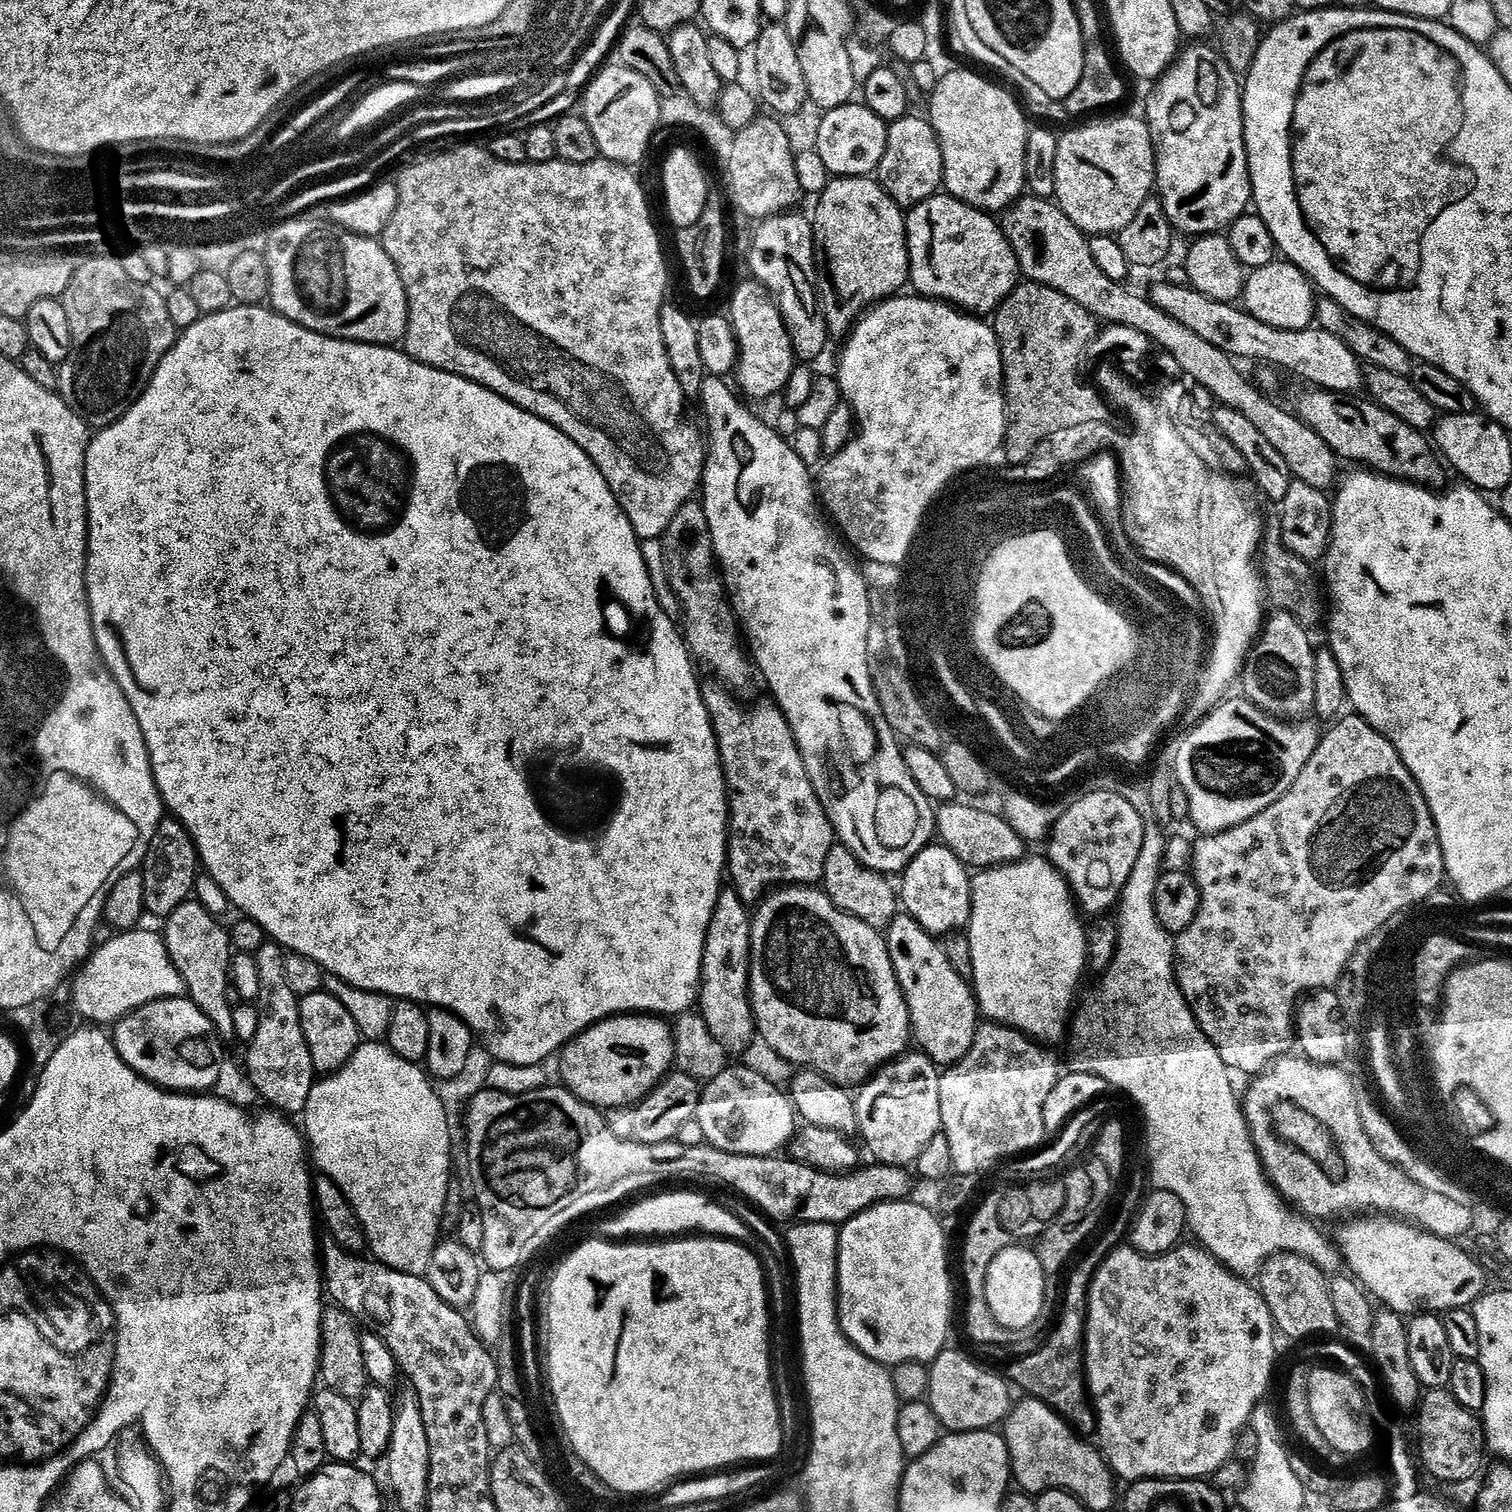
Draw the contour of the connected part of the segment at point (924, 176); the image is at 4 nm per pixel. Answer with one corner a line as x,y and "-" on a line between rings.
909,114
901,118
901,120
891,121
891,147
896,152
896,161
892,164
892,186
890,184
890,193
896,201
904,206
915,206
924,200
929,200
931,196
937,195
941,191
940,183
946,180
946,166
944,170
944,152
940,149
940,140
937,129
933,127
927,119
924,120
915,114

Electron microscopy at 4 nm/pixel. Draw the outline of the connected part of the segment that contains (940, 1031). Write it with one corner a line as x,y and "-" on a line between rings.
896,922
887,931
896,976
912,1011
913,1037
927,1056
939,1064
965,1060
980,1029
979,999
973,985
958,972
943,944
915,922

